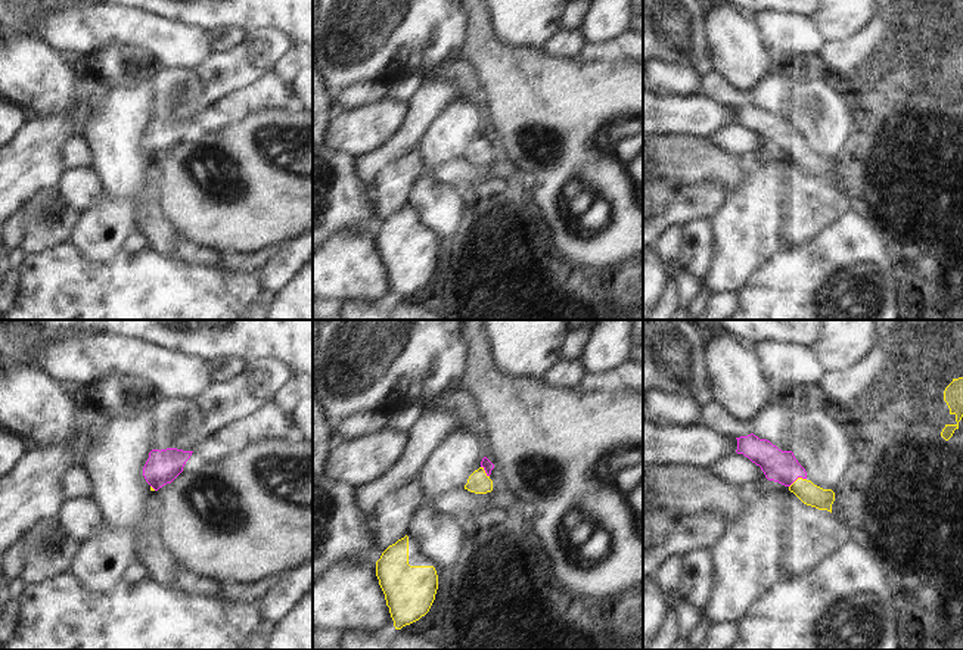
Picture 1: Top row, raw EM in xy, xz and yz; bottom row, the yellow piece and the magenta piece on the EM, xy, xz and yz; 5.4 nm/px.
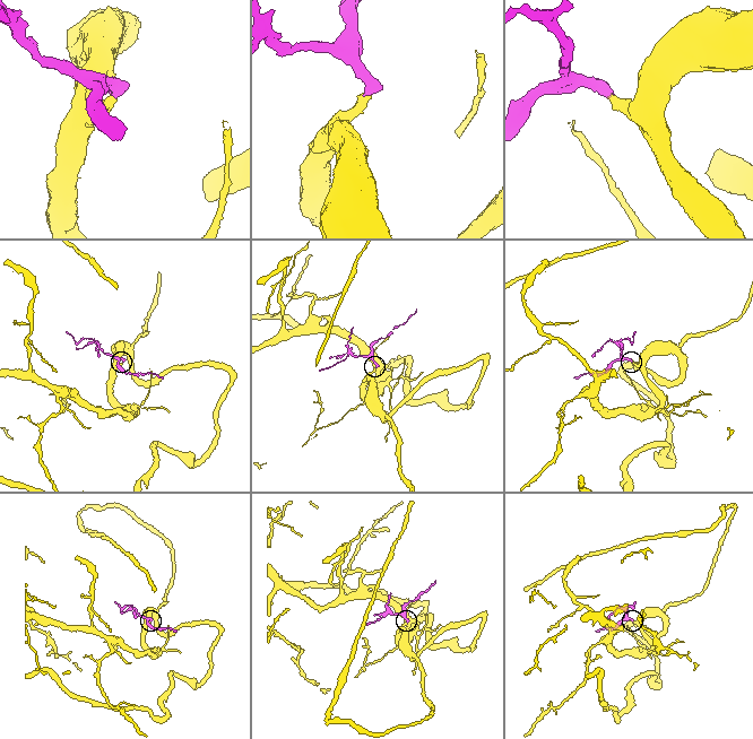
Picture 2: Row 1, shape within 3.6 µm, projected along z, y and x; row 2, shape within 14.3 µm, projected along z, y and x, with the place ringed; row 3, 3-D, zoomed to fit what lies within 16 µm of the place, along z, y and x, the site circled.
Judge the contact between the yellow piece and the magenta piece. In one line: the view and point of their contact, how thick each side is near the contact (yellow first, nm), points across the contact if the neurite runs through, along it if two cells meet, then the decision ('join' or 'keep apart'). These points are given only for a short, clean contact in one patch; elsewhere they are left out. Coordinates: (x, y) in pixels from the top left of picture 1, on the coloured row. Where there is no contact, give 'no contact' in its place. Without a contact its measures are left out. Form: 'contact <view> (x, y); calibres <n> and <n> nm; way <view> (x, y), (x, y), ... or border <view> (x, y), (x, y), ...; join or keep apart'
contact yz (797, 479); calibres 120 and 180 nm; way yz (810, 494), (797, 479), (780, 466); join

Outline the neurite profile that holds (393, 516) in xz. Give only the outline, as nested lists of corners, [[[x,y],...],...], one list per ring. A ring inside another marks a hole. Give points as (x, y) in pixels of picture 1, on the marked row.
[[[416,479],[388,494],[378,506],[370,520],[375,545],[369,560],[378,562],[382,553],[409,532],[414,511],[423,501],[423,491]]]

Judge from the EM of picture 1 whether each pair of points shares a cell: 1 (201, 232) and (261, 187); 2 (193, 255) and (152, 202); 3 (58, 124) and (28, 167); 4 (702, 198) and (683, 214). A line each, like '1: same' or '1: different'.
1: same
2: same
3: same
4: same

